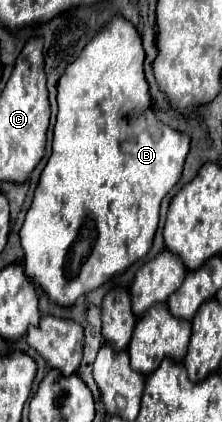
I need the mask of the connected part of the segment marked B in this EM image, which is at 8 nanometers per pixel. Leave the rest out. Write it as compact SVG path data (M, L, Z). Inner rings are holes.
M122 16L102 28L58 80L58 116L52 156L38 182L32 206L20 230L24 270L50 302L72 306L80 296L102 286L110 276L142 260L158 228L162 198L178 182L190 136L164 126L152 108L144 80L144 48L136 28Z

